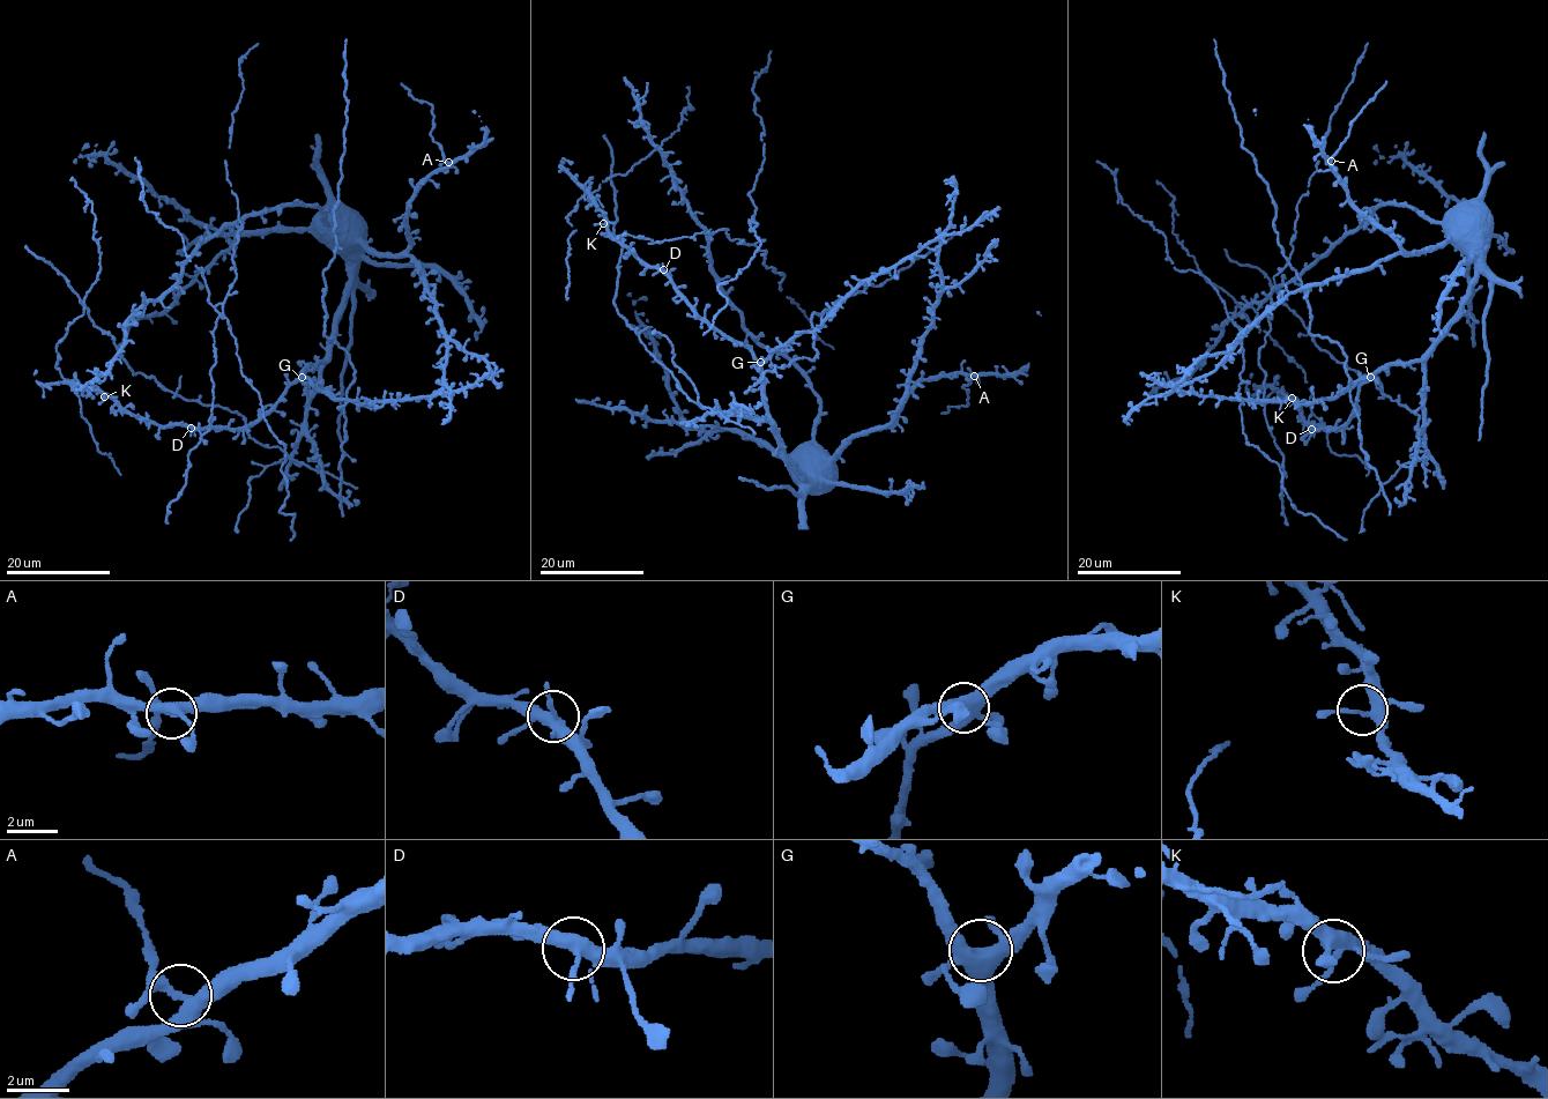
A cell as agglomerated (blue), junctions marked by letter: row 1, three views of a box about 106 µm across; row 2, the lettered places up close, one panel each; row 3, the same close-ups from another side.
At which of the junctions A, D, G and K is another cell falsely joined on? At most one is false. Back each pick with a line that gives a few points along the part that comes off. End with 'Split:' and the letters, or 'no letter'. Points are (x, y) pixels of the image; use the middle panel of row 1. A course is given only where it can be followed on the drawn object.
A: Course of the part to remove: (975, 377), (961, 387), (969, 396), (967, 406), (949, 406), (946, 413), (942, 414)
Split: A

